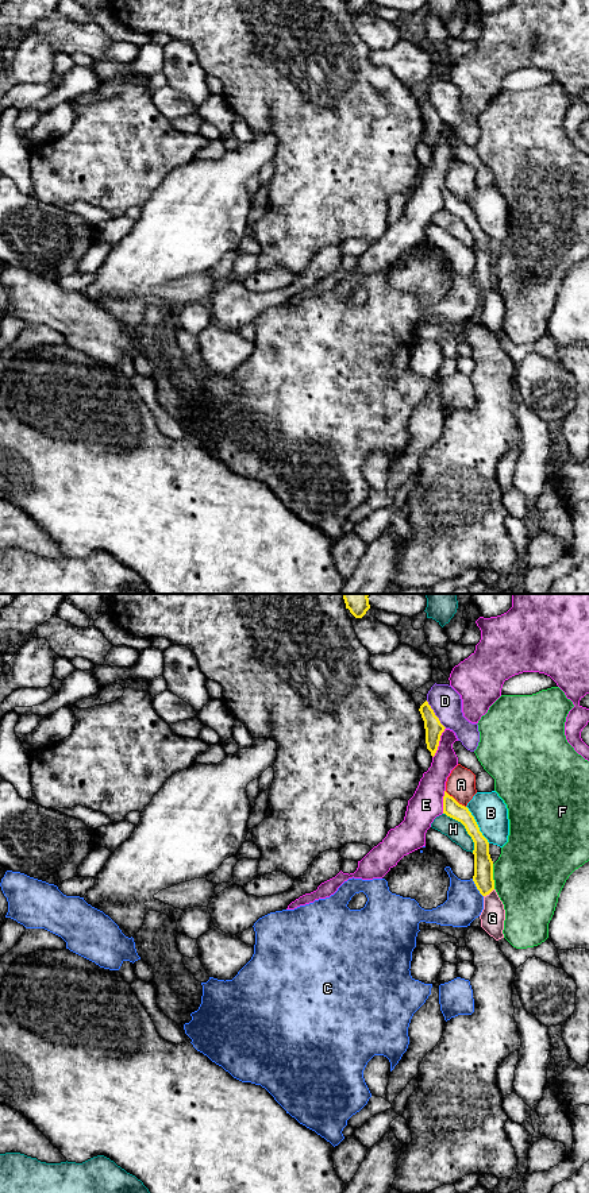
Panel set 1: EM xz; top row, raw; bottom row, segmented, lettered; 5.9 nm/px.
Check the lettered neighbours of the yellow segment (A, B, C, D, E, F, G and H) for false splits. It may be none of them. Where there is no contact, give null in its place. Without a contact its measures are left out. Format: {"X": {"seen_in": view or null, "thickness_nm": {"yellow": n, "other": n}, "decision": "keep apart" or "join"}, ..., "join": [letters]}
{"A": {"seen_in": "xz", "thickness_nm": {"yellow": 100, "other": 180}, "decision": "keep apart"}, "B": {"seen_in": "xz", "thickness_nm": {"yellow": 110, "other": 200}, "decision": "keep apart"}, "C": {"seen_in": "xz", "thickness_nm": {"yellow": 120, "other": 220}, "decision": "keep apart"}, "D": {"seen_in": "xz", "thickness_nm": {"yellow": 110, "other": 180}, "decision": "keep apart"}, "E": {"seen_in": "xz", "thickness_nm": {"yellow": 110, "other": 150}, "decision": "keep apart"}, "F": {"seen_in": "xz", "thickness_nm": {"yellow": 120, "other": 420}, "decision": "keep apart"}, "G": {"seen_in": "xz", "thickness_nm": {"yellow": 120, "other": 140}, "decision": "join"}, "H": {"seen_in": "xz", "thickness_nm": {"yellow": 110, "other": 110}, "decision": "keep apart"}, "join": ["G"]}

